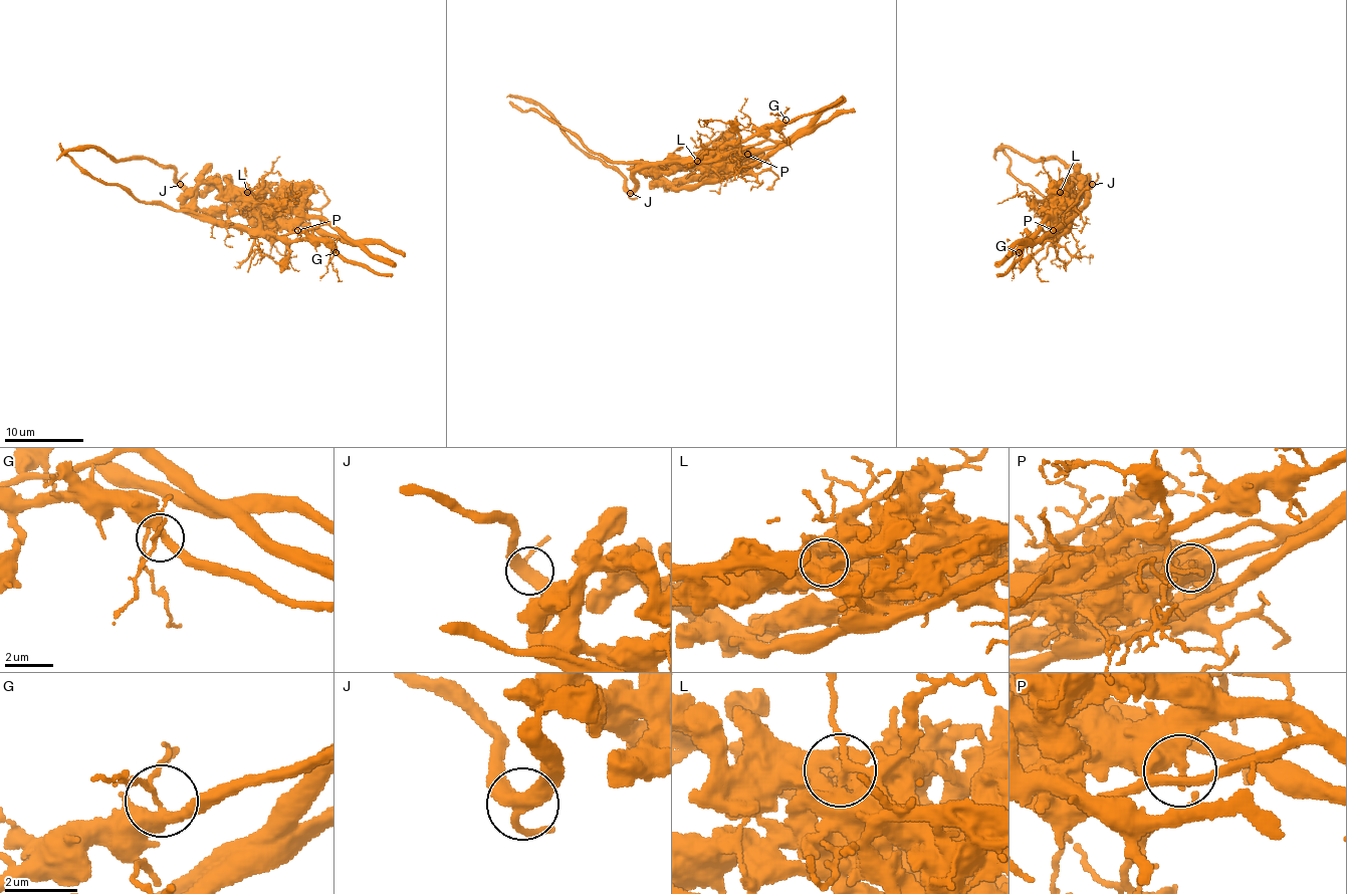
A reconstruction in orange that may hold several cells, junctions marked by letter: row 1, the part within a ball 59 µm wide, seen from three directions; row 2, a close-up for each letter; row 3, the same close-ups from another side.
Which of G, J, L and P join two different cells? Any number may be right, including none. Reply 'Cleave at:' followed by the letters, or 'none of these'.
Cleave at: L, P

